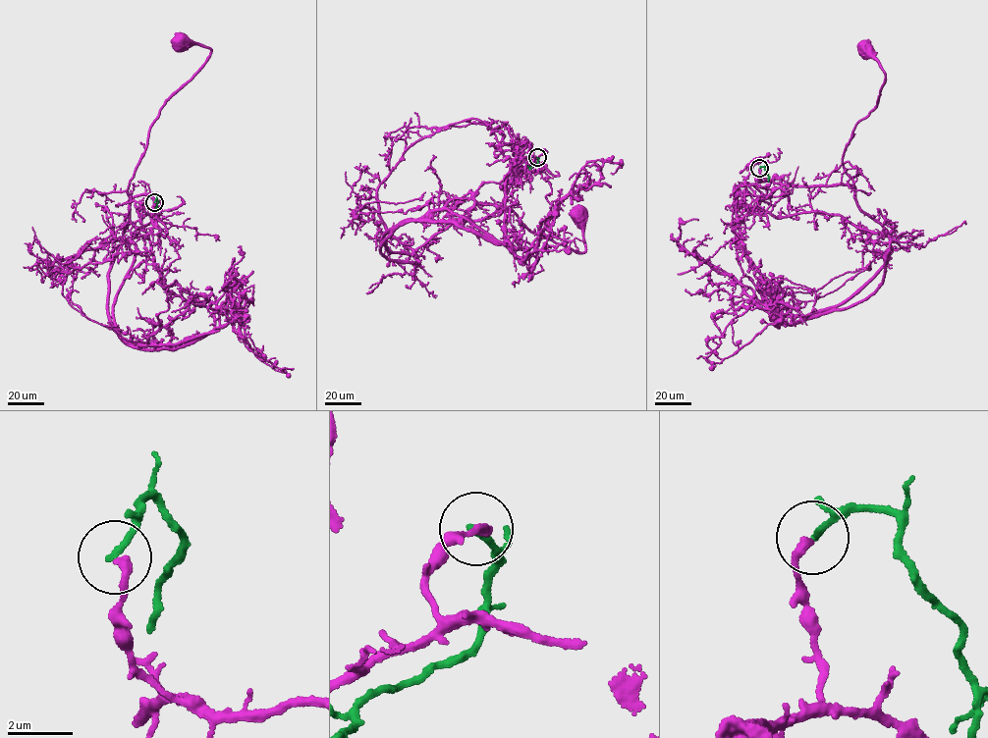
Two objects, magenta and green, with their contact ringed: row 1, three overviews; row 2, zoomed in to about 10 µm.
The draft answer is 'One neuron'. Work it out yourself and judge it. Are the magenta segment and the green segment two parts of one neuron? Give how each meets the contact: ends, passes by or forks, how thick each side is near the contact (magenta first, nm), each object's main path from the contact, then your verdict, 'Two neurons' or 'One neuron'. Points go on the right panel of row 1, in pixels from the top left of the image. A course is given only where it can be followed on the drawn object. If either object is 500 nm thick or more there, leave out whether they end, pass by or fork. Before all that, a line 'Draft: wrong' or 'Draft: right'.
Draft: wrong
At the ring magenta ends. At the ring green ends. Thickness 280 nm (magenta) against 200 nm. Course of magenta: (759, 168), (760, 178), (782, 184), (854, 185), (844, 151), (855, 125), (876, 105), (885, 77), (864, 48). Course of green: (759, 168), (764, 168), (768, 182). Two neurons

